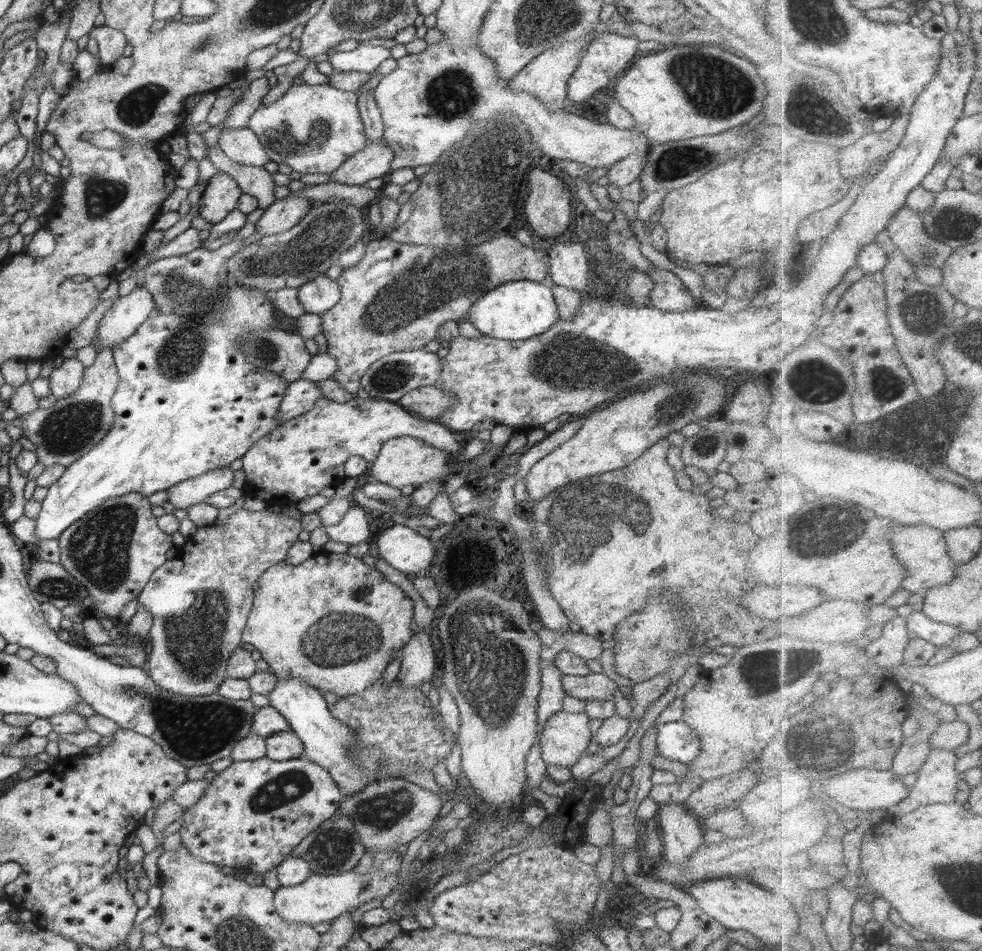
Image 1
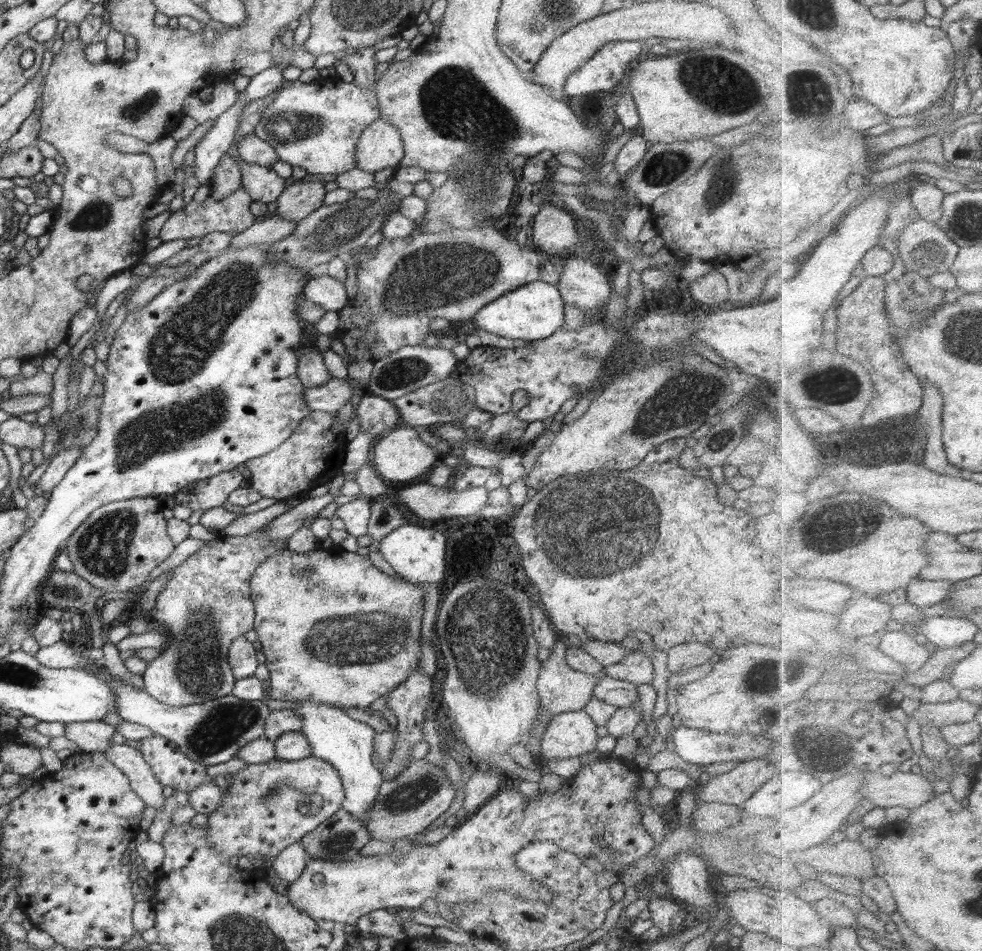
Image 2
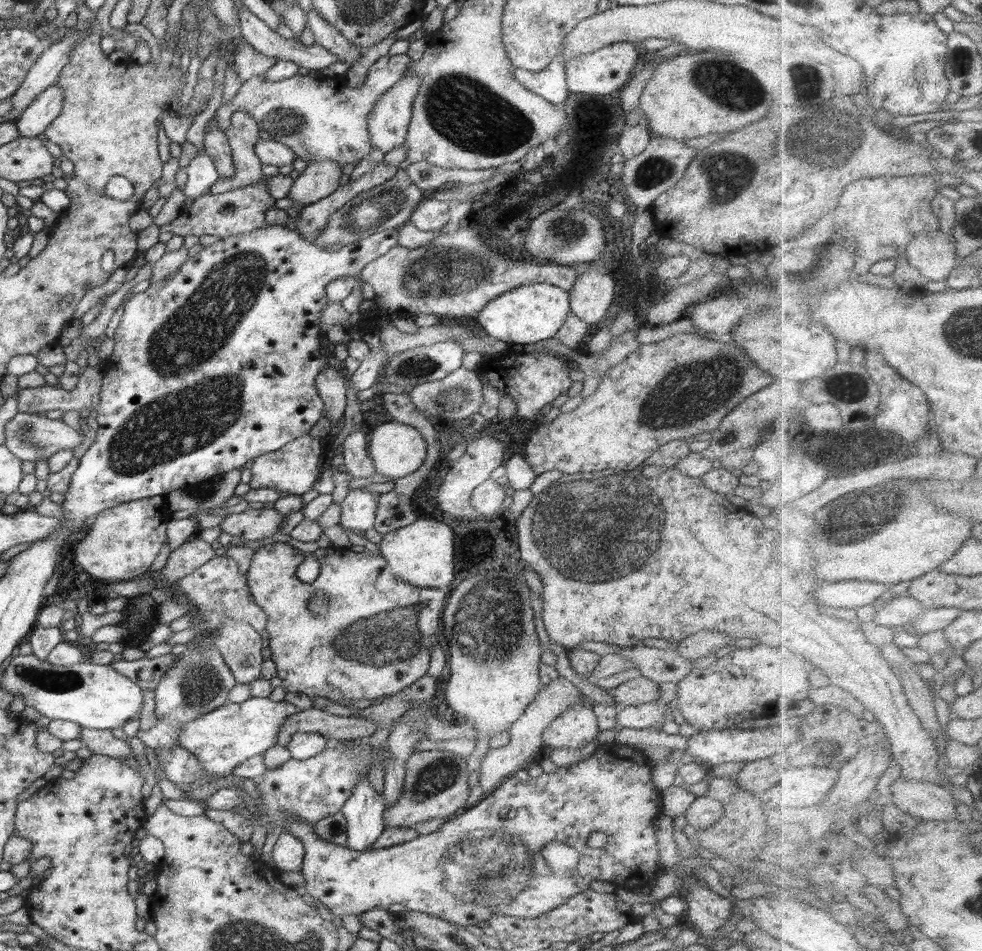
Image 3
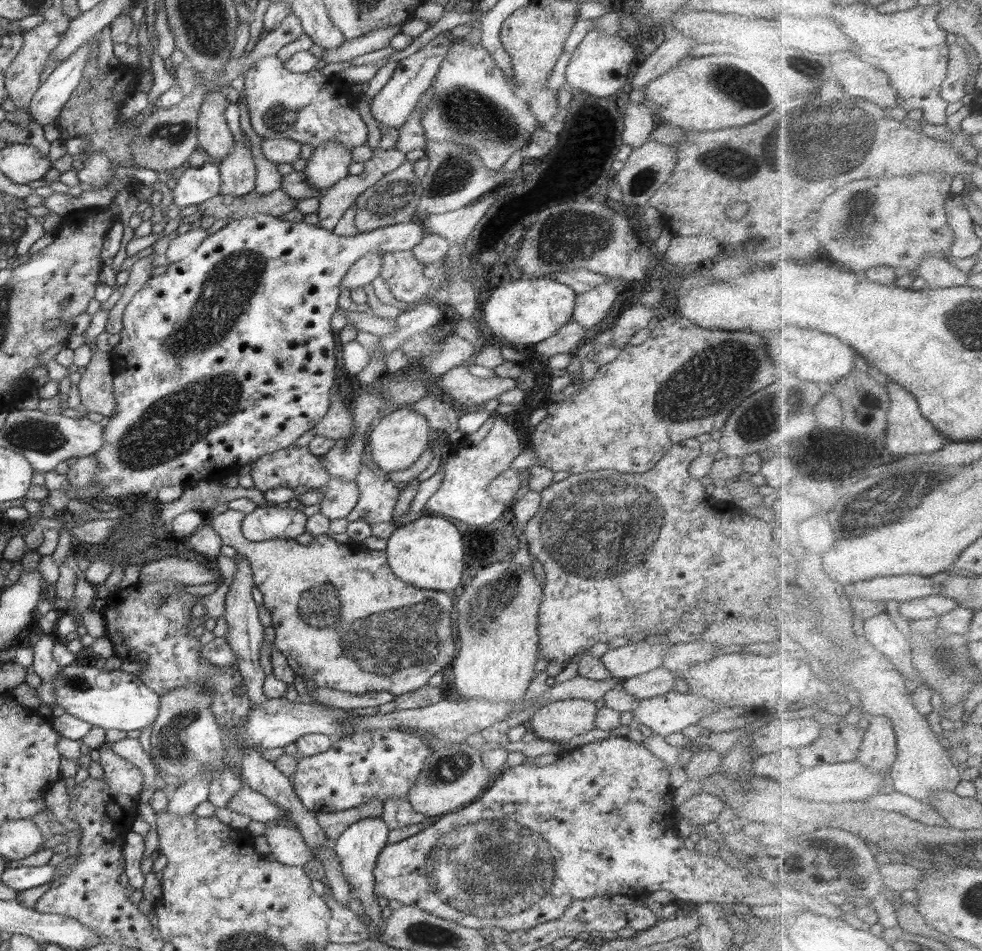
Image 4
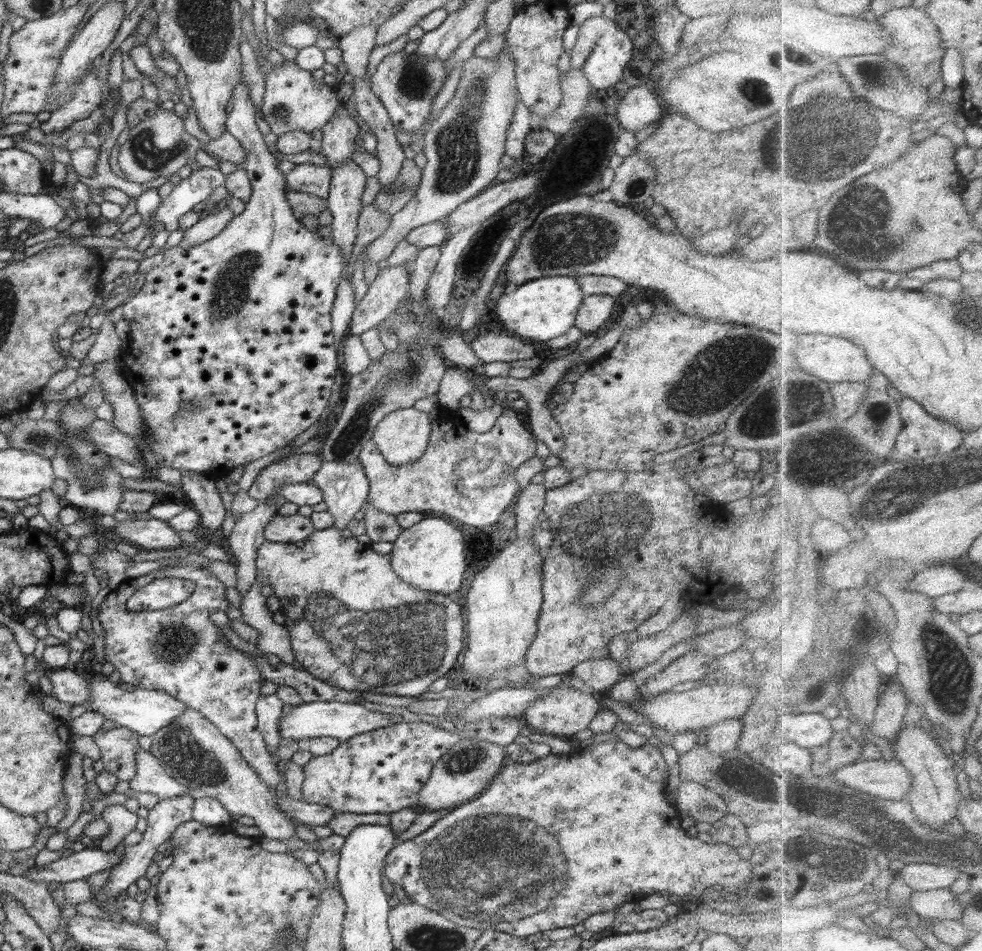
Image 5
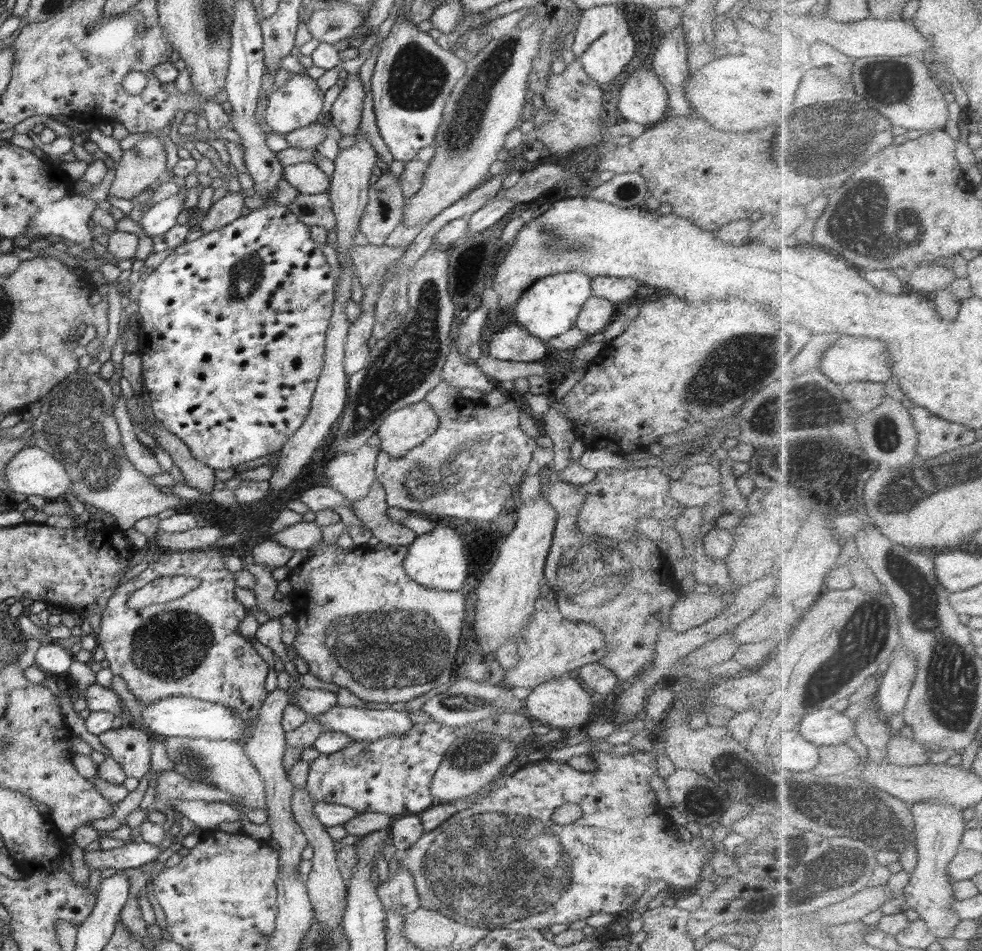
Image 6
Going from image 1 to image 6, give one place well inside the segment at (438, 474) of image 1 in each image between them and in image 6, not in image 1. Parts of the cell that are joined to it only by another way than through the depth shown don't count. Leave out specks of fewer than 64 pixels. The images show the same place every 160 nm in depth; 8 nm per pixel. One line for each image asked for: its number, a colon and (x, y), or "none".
2: (401, 456)
3: (397, 450)
4: (397, 440)
5: (402, 436)
6: (406, 428)

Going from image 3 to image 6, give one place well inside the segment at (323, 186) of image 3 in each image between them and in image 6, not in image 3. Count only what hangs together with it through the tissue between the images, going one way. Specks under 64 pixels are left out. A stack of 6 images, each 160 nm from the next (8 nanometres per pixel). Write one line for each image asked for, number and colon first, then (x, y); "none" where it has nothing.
4: (329, 163)
5: (337, 145)
6: (346, 111)

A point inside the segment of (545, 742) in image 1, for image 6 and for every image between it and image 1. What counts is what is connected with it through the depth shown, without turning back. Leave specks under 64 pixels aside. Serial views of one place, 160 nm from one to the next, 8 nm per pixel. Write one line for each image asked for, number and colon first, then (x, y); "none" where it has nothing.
2: (572, 734)
3: (578, 725)
4: (559, 721)
5: (564, 711)
6: (561, 702)

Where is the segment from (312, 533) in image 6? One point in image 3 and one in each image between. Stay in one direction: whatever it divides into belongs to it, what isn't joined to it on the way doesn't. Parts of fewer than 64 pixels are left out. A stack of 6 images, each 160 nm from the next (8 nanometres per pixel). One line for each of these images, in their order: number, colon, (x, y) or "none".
3: (251, 524)
4: (266, 523)
5: (287, 529)

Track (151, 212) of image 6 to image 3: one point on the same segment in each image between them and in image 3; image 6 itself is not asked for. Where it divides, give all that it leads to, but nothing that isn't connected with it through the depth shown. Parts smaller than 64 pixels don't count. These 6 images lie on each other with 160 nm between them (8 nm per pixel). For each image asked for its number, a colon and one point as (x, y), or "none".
3: (202, 174)
4: (196, 184)
5: (197, 187)

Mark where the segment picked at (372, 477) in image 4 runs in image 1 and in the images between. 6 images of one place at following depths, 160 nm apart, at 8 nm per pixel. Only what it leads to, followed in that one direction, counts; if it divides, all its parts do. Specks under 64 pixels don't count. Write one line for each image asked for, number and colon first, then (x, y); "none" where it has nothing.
1: (353, 529)
2: (355, 514)
3: (358, 509)

